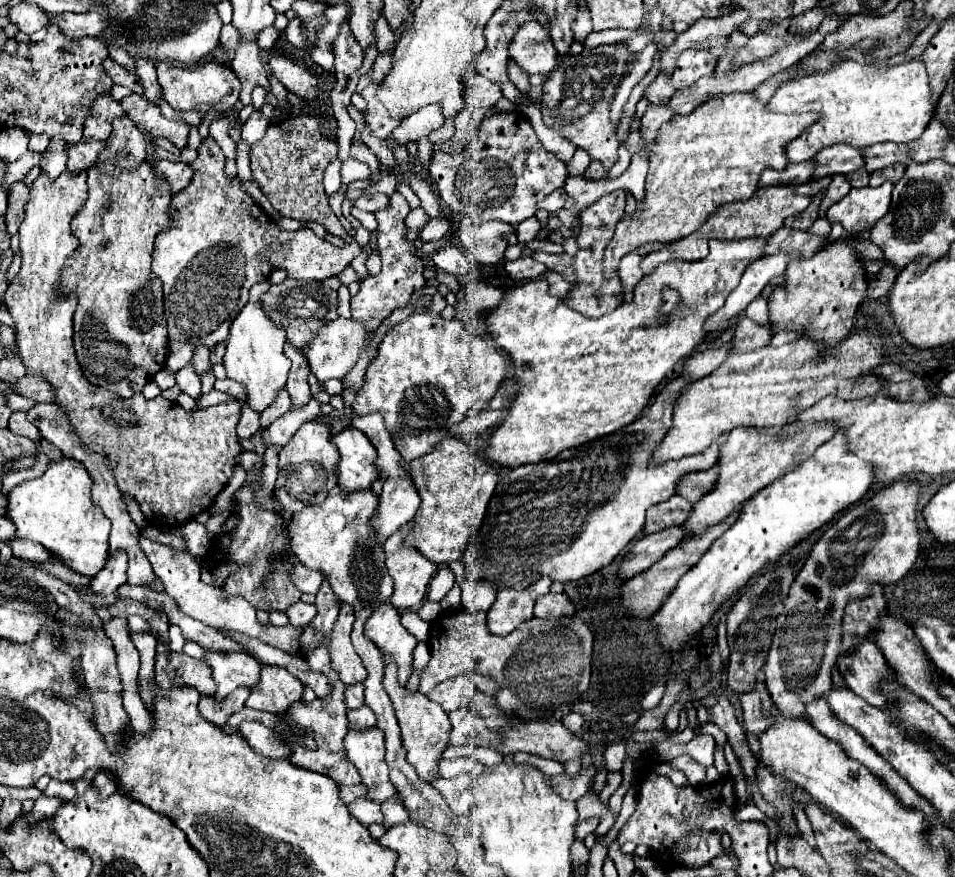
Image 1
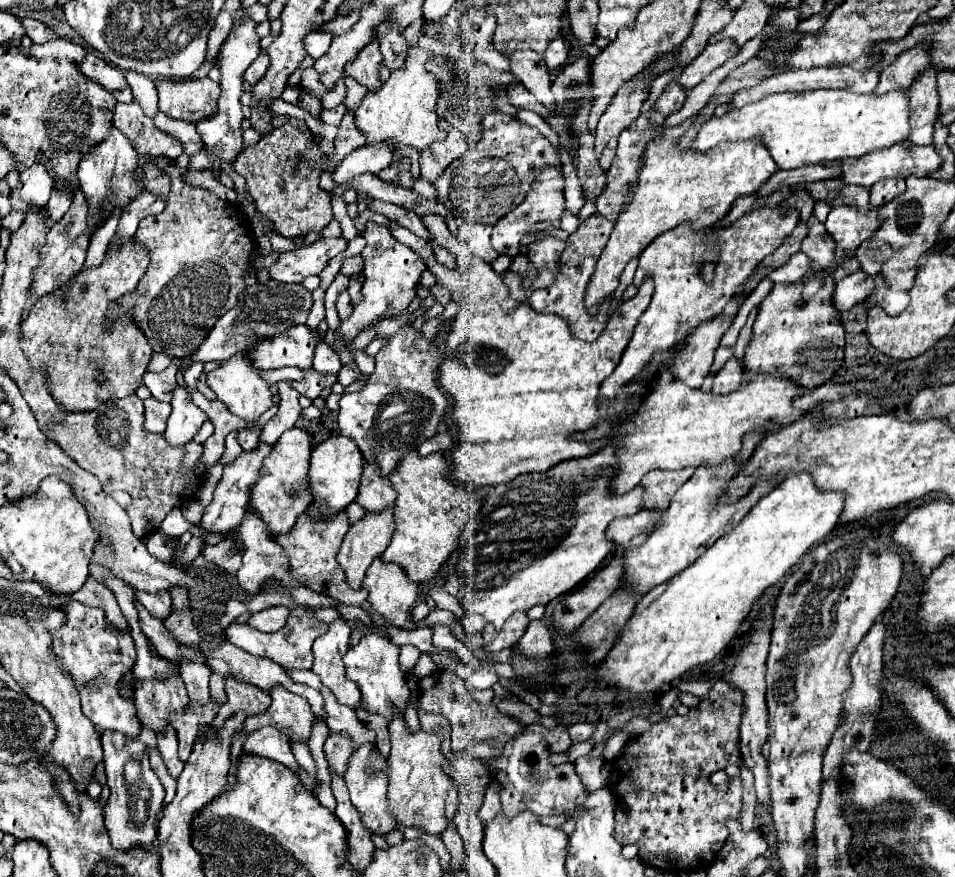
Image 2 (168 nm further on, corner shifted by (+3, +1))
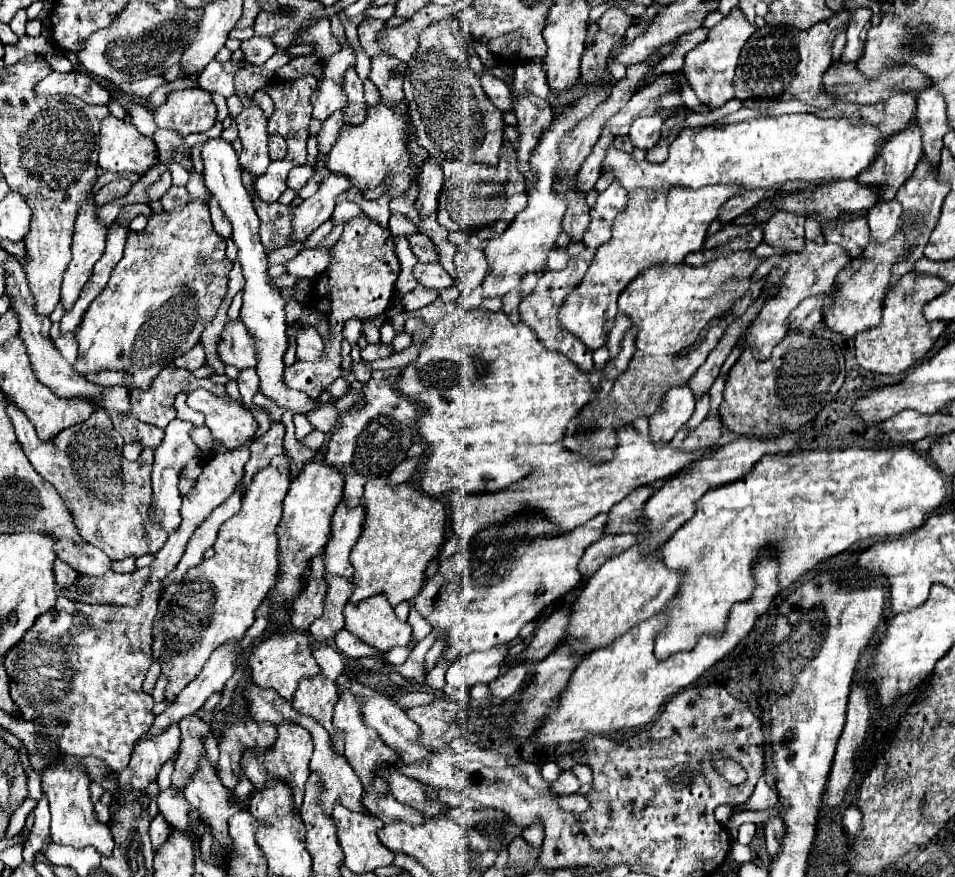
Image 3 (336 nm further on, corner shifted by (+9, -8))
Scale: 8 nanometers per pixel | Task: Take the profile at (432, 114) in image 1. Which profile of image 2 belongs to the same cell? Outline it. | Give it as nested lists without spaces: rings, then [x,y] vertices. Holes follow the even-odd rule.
[[[364,145],[360,149],[352,151],[340,163],[340,167],[332,173],[332,179],[334,179],[334,183],[342,185],[342,183],[354,179],[356,175],[378,173],[390,165],[392,157],[394,157],[394,153],[388,153],[388,149],[380,149],[380,145]]]

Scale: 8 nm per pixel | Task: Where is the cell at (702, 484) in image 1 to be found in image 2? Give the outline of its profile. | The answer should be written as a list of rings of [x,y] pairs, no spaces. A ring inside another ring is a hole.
[[[680,469],[680,471],[652,471],[648,473],[640,485],[644,487],[642,509],[666,509],[672,495],[692,477],[694,469]]]

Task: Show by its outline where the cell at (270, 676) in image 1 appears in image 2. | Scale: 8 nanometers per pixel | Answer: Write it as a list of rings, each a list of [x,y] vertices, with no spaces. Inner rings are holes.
[[[274,687],[270,691],[272,705],[268,713],[262,713],[260,717],[248,717],[244,723],[244,733],[250,735],[252,731],[272,725],[276,727],[290,743],[306,743],[310,739],[310,731],[314,725],[314,713],[304,697],[298,697],[290,691],[284,691],[282,687]]]

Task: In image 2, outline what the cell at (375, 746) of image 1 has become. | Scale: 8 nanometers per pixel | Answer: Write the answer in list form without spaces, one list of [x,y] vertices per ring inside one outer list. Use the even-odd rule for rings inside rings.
[[[362,745],[360,749],[356,749],[356,753],[352,753],[352,757],[348,761],[348,769],[344,773],[344,781],[346,781],[346,787],[350,791],[352,805],[358,809],[358,813],[362,817],[362,825],[370,833],[386,837],[388,833],[398,829],[396,821],[392,821],[392,817],[388,817],[388,799],[386,799],[386,793],[388,793],[388,761],[382,759],[380,753],[376,753],[372,749],[372,745]],[[368,765],[380,765],[380,773],[376,773],[376,777],[372,777],[368,773]]]

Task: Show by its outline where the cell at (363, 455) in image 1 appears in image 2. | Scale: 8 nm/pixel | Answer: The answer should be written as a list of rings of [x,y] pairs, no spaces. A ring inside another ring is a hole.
[[[340,435],[330,437],[312,451],[310,469],[308,469],[308,491],[312,493],[312,507],[316,507],[316,513],[322,519],[334,517],[356,499],[362,465],[364,459],[358,451],[358,445],[348,437],[340,437]]]

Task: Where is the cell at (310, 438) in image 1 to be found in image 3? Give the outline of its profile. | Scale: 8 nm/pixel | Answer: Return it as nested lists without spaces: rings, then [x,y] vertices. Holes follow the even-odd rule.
[[[280,454],[266,466],[266,470],[260,470],[254,474],[254,482],[246,488],[242,496],[242,508],[236,516],[226,520],[220,526],[218,538],[214,542],[216,554],[210,560],[202,560],[198,566],[188,570],[184,576],[184,582],[170,584],[158,602],[158,618],[154,620],[154,660],[162,664],[162,672],[168,676],[170,684],[166,688],[166,700],[174,700],[180,690],[192,682],[204,662],[210,658],[210,654],[222,646],[228,640],[240,640],[244,632],[254,624],[254,612],[260,606],[260,602],[266,598],[270,586],[276,582],[278,572],[278,522],[282,520],[282,500],[288,492],[292,474],[290,474],[290,460],[286,454]]]

